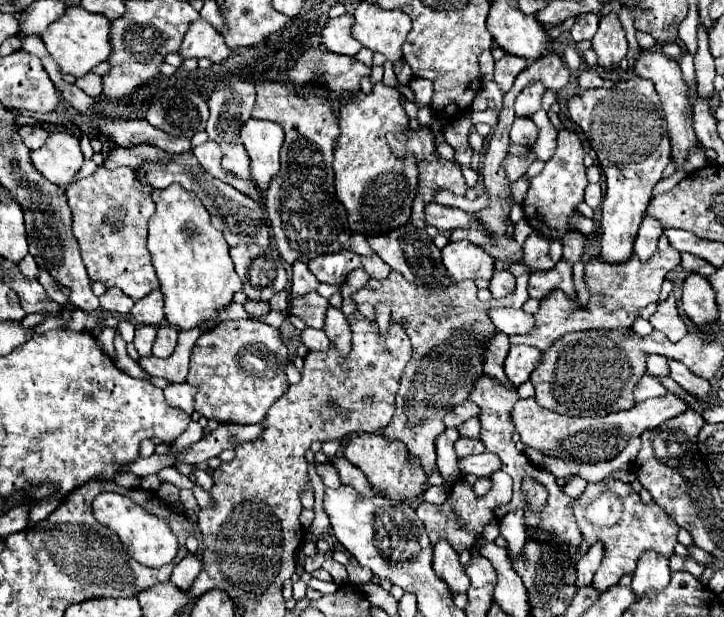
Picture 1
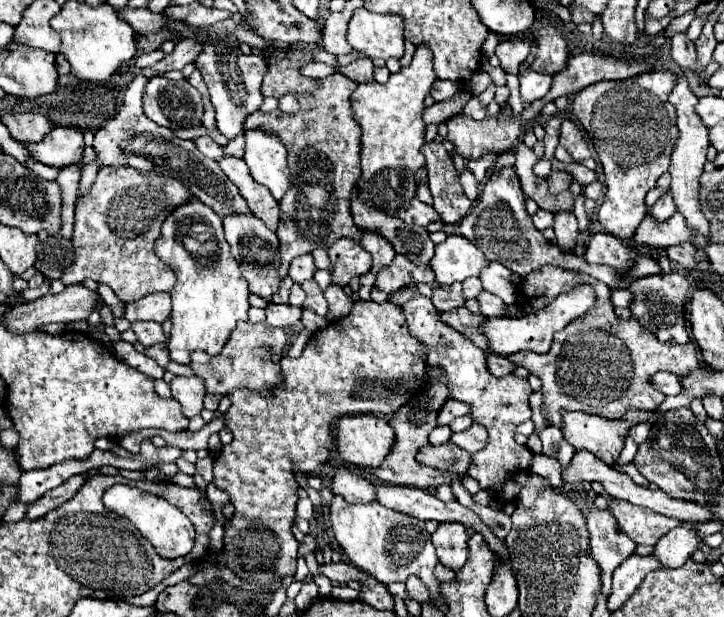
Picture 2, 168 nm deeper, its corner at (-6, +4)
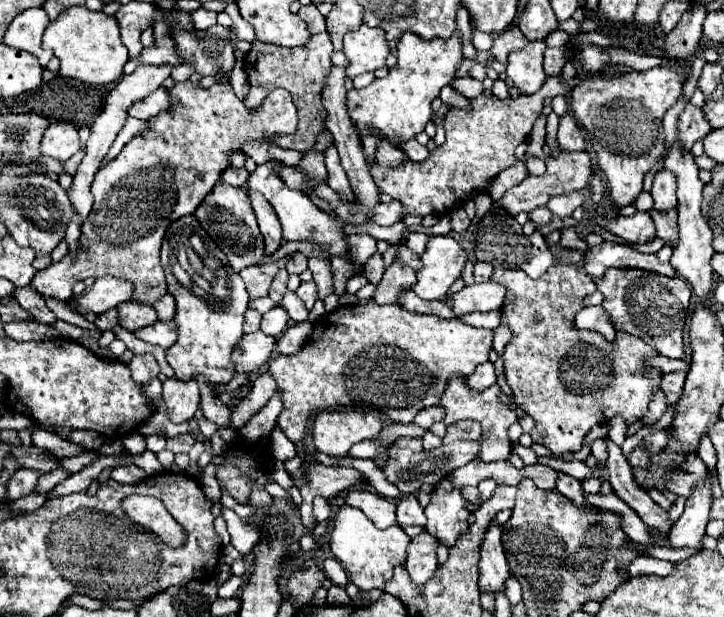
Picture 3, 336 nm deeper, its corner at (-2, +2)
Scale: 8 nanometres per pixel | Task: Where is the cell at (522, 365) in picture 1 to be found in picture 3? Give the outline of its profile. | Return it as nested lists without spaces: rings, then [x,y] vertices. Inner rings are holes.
[[[486,362],[482,366],[478,366],[470,376],[468,376],[468,386],[474,390],[486,390],[492,384],[496,384],[496,372],[494,372],[494,364]]]

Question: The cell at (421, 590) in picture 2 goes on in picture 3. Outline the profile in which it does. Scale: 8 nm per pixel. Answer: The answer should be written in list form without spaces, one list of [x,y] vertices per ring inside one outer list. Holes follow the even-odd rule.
[[[426,532],[412,538],[410,550],[408,550],[408,560],[404,566],[416,586],[422,586],[424,582],[428,582],[434,576],[436,566],[438,566],[436,548],[438,548],[438,542],[434,542],[434,538],[430,538],[430,534],[426,534]]]

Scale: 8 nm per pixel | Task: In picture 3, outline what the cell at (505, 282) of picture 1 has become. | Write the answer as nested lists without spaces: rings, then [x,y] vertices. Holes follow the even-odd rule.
[[[474,262],[474,280],[480,284],[480,282],[488,282],[490,276],[492,276],[492,264],[488,262]]]

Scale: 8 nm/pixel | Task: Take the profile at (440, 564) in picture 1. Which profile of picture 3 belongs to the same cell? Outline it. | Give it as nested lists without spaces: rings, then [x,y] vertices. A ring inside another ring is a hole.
[[[446,478],[440,480],[436,486],[434,486],[434,492],[432,492],[432,502],[424,508],[426,512],[426,530],[442,544],[446,544],[446,548],[452,548],[456,544],[456,540],[468,530],[468,510],[466,510],[466,500],[462,498],[462,492],[460,488],[454,488]]]

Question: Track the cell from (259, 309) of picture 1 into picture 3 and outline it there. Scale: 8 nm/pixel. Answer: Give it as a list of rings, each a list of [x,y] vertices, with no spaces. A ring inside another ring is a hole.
[[[274,306],[272,310],[268,310],[262,316],[262,332],[268,334],[268,336],[278,338],[286,332],[288,326],[290,326],[290,318],[288,318],[288,312],[282,306]]]

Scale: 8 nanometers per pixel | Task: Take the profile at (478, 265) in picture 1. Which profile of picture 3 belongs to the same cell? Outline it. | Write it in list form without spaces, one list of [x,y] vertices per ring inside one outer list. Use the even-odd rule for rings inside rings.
[[[432,236],[428,240],[426,252],[422,254],[422,270],[416,274],[418,282],[414,284],[414,292],[424,300],[442,300],[448,292],[448,288],[462,278],[462,270],[468,262],[466,250],[452,238],[452,236]]]

